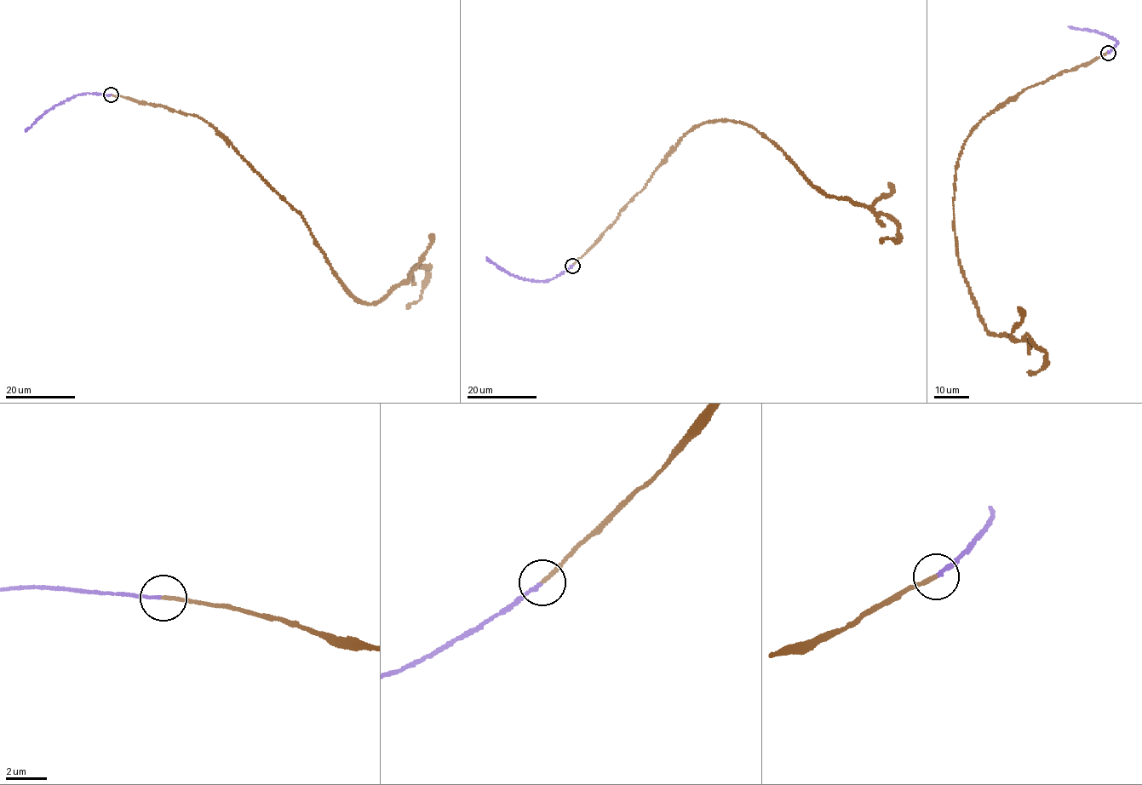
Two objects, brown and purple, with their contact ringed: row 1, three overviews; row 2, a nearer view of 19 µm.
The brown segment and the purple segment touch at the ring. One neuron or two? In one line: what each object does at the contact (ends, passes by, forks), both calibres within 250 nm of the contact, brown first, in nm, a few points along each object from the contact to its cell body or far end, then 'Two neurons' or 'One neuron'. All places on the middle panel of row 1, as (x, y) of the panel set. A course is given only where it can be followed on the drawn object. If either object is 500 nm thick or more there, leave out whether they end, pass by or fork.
At the ring brown ends. At the ring purple ends. Thickness 180 nm (brown) against 150 nm. Course of brown: (573, 265), (678, 140), (714, 121), (746, 124), (826, 194), (886, 214), (899, 241), (880, 242). Course of purple: (573, 265), (552, 278), (539, 281), (511, 275), (486, 257). One neuron

